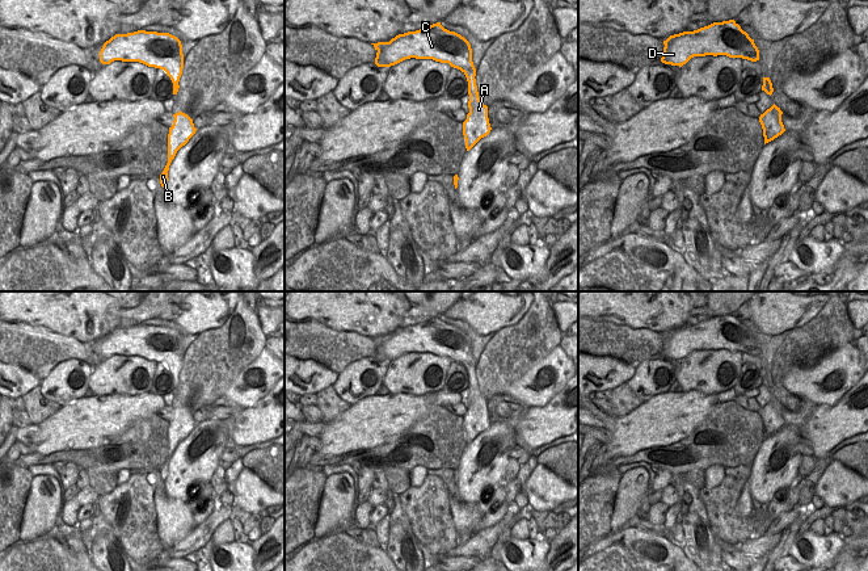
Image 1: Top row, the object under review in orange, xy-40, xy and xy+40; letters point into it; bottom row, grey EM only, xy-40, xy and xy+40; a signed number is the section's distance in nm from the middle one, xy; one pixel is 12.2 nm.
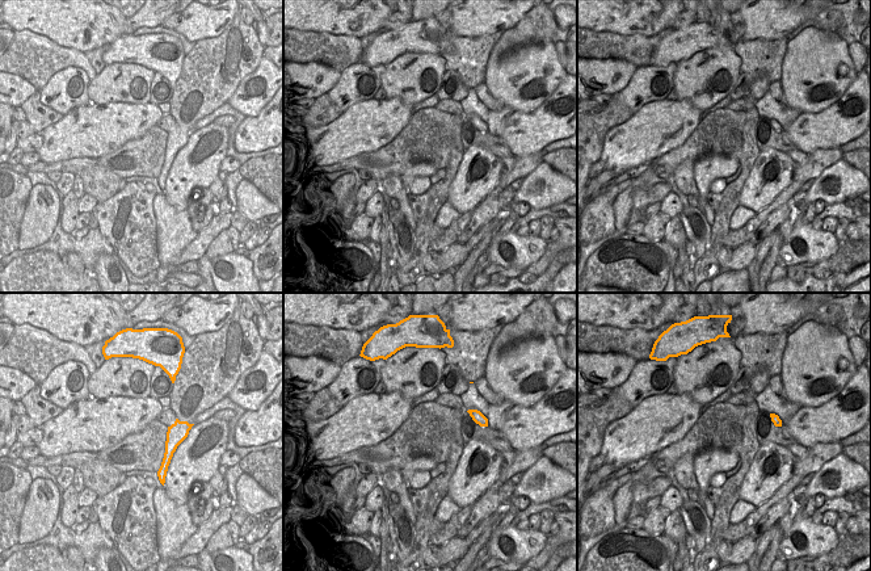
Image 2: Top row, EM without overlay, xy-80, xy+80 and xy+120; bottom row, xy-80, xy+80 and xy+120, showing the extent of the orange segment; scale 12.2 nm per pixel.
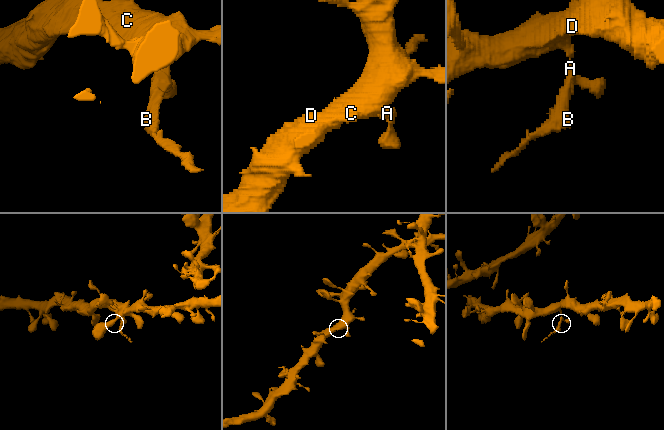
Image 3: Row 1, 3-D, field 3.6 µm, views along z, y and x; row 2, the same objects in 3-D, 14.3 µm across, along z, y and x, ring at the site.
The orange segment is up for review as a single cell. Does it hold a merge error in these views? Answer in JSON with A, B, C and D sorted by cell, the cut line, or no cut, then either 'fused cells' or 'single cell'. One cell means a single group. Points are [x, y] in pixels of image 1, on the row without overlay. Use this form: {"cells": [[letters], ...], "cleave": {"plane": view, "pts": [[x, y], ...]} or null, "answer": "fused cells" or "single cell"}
{"cells": [["A", "B"], ["C", "D"]], "cleave": {"plane": "xy", "pts": [[480, 395], [475, 397], [470, 404]]}, "answer": "fused cells"}

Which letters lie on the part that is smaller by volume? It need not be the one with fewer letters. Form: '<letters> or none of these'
A, B.

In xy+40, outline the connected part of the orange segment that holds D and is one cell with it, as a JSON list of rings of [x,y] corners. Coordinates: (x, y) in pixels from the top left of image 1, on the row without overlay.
[[[734,314],[713,316],[694,326],[670,329],[663,339],[661,356],[679,361],[694,350],[705,349],[759,354],[759,344],[754,333]]]

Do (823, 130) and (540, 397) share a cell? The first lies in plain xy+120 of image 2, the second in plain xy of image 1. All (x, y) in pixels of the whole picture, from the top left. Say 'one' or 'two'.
two

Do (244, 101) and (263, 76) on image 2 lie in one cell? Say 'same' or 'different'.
same

